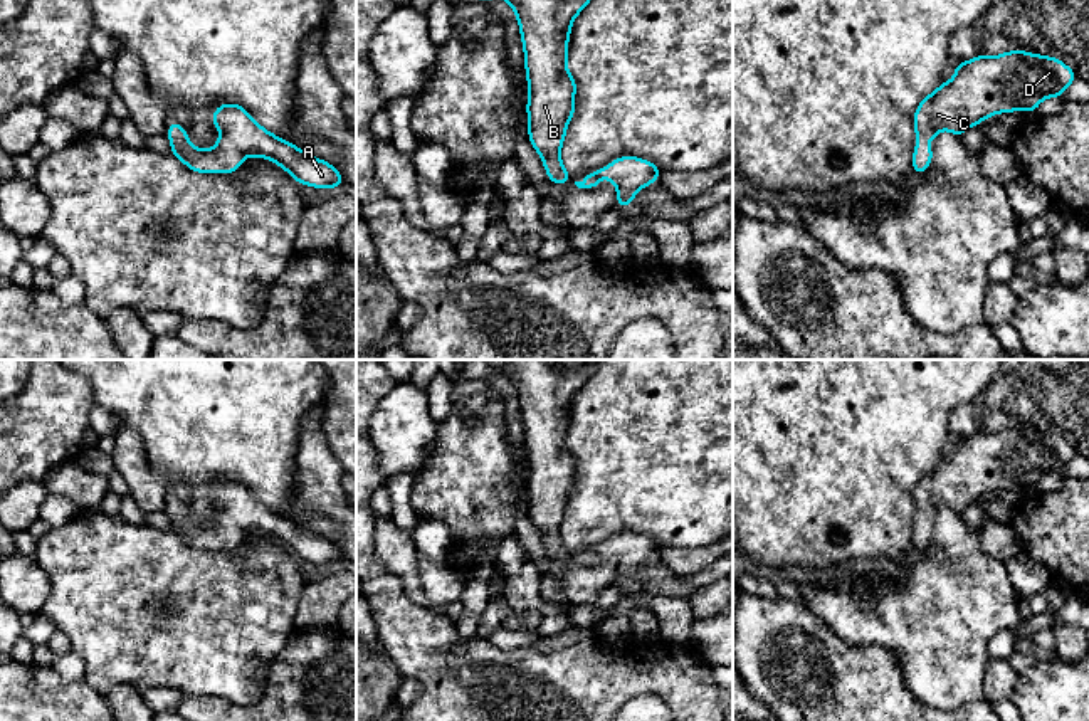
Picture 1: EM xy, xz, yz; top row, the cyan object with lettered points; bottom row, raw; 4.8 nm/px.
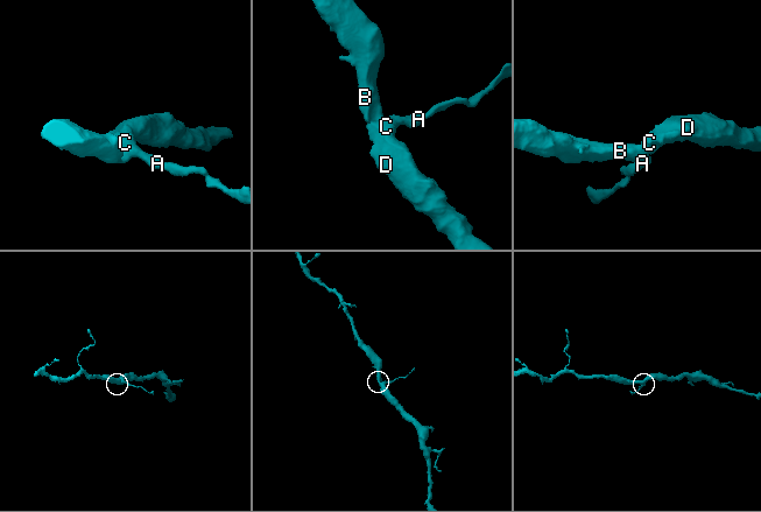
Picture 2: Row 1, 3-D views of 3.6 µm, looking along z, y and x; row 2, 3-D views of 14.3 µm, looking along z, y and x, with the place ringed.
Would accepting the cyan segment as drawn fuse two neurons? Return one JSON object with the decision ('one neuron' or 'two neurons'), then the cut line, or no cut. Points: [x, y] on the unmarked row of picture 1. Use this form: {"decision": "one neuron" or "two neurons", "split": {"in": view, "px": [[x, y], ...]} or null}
{"decision": "one neuron", "split": null}

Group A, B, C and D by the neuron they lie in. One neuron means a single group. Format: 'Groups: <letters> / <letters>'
Groups: A B C D

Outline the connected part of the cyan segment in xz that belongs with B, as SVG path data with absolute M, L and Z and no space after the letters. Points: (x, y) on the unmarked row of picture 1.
M509 360L504 368L494 368L482 361L471 361L476 376L506 376L516 390L524 424L524 444L528 452L528 513L543 536L550 558L561 561L571 551L565 546L560 528L565 509L575 489L576 457L566 445L568 415L573 395L588 382L598 360Z

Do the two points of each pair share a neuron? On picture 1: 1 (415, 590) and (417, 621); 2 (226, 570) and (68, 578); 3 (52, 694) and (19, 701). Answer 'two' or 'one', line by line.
1: two
2: one
3: one

